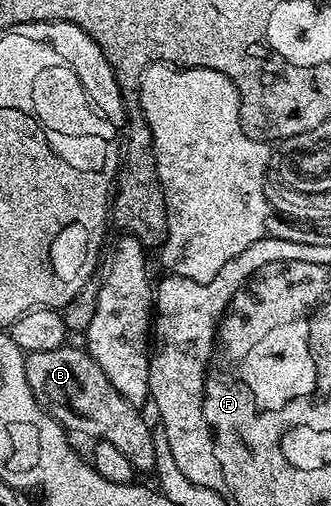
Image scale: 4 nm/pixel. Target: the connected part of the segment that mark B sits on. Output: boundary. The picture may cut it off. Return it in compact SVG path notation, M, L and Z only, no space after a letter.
M72 343L60 345L55 351L35 351L28 354L25 359L25 374L27 375L27 387L31 387L31 395L43 407L47 415L51 415L70 434L86 433L97 441L111 443L111 447L119 447L123 455L127 455L131 467L138 474L152 474L155 470L155 443L153 442L153 429L145 422L142 410L131 404L115 387L111 387L111 379L103 375L99 363L84 348L76 349Z

